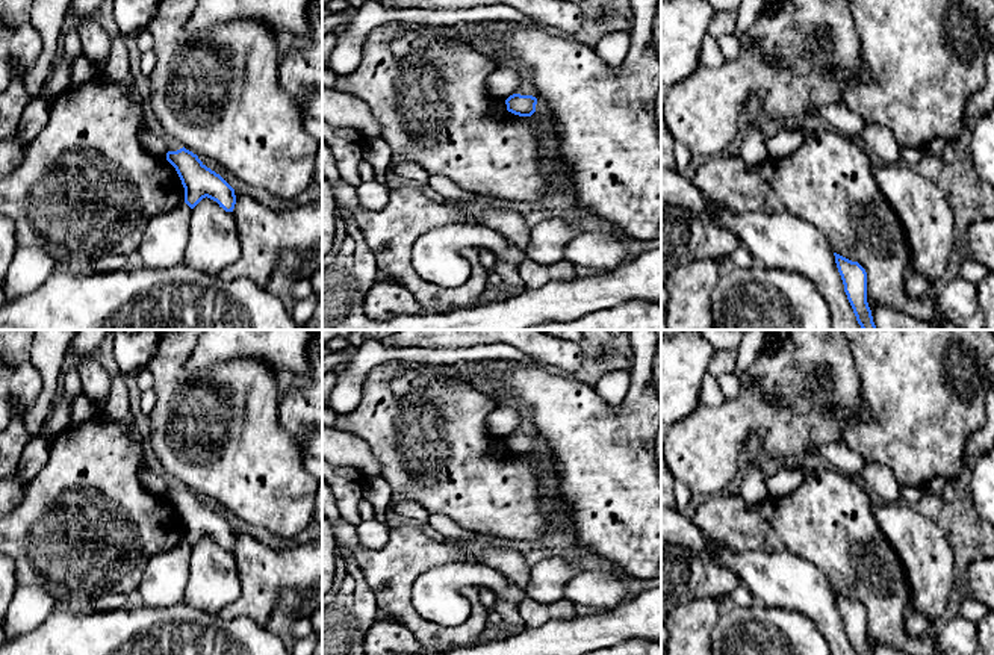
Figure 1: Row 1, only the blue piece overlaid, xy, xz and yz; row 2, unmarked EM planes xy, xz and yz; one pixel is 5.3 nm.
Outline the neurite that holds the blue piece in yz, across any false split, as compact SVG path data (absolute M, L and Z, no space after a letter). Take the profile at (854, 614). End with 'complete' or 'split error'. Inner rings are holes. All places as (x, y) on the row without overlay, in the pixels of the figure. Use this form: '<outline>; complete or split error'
M834 591L834 594L844 623L844 631L853 647L855 655L871 655L871 649L867 641L865 608L858 601L852 601L837 591Z; complete

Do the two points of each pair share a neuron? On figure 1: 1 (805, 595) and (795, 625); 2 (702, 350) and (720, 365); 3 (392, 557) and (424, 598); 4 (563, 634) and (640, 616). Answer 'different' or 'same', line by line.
1: different
2: different
3: different
4: same

